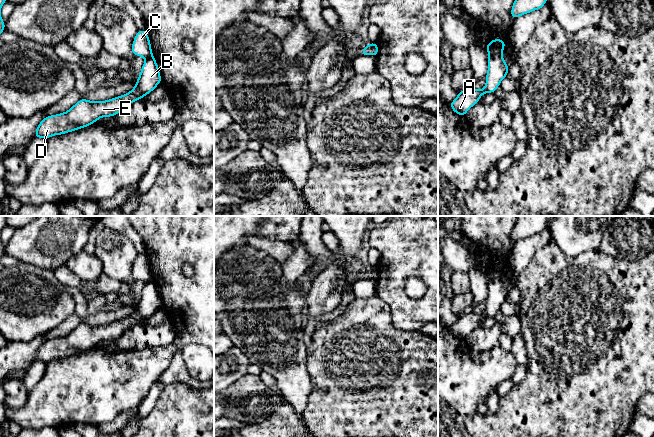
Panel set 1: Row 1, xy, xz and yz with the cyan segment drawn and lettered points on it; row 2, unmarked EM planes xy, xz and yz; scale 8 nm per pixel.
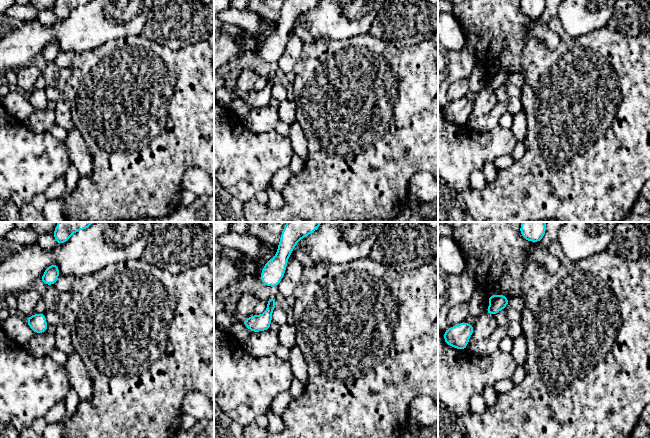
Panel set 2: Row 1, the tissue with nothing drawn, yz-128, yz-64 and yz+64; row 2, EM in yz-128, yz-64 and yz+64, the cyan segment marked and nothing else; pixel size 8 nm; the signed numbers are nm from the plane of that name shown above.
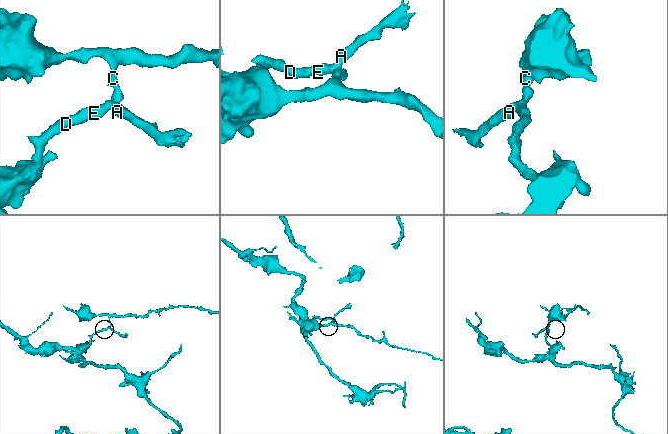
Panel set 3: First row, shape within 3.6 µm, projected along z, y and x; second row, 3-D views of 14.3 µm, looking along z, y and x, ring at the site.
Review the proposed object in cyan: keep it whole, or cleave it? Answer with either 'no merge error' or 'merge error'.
merge error

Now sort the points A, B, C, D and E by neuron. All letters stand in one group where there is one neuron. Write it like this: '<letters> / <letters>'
A B D E / C

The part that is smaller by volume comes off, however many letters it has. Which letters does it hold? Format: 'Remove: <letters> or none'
Remove: C

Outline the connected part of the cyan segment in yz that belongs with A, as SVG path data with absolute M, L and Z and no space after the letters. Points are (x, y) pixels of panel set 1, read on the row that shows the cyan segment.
M500 55L489 56L487 60L488 71L486 85L480 90L468 87L458 93L458 96L450 103L451 109L464 117L467 111L476 105L480 97L485 93L494 93L500 86L500 82L508 76L508 65Z

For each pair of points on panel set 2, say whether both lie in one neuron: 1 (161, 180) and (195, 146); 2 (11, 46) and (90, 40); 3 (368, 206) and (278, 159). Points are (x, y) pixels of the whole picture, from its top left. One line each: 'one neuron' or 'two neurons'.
1: one neuron
2: one neuron
3: two neurons

